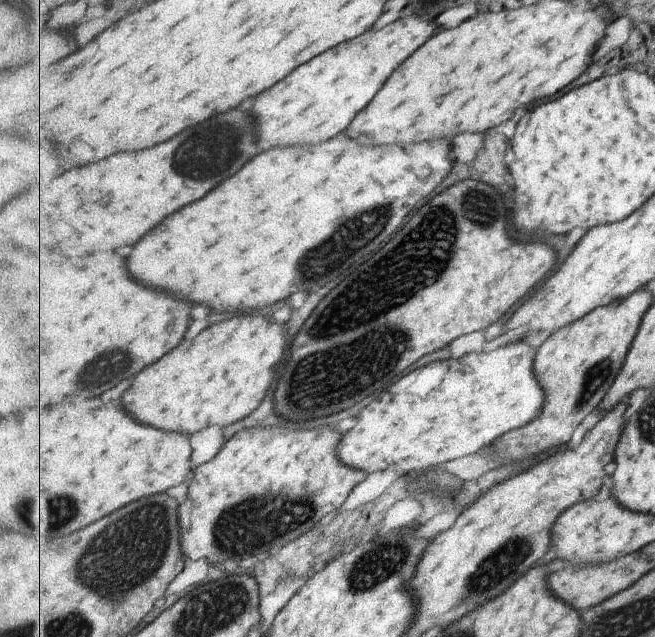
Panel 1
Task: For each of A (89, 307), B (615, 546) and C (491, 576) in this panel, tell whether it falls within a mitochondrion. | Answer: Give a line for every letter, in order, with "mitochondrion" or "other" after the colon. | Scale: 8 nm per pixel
A: other
B: other
C: mitochondrion

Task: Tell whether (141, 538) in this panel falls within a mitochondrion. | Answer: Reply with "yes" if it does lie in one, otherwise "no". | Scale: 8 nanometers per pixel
yes

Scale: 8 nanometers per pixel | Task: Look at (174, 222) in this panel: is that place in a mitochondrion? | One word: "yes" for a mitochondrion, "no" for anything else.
no

